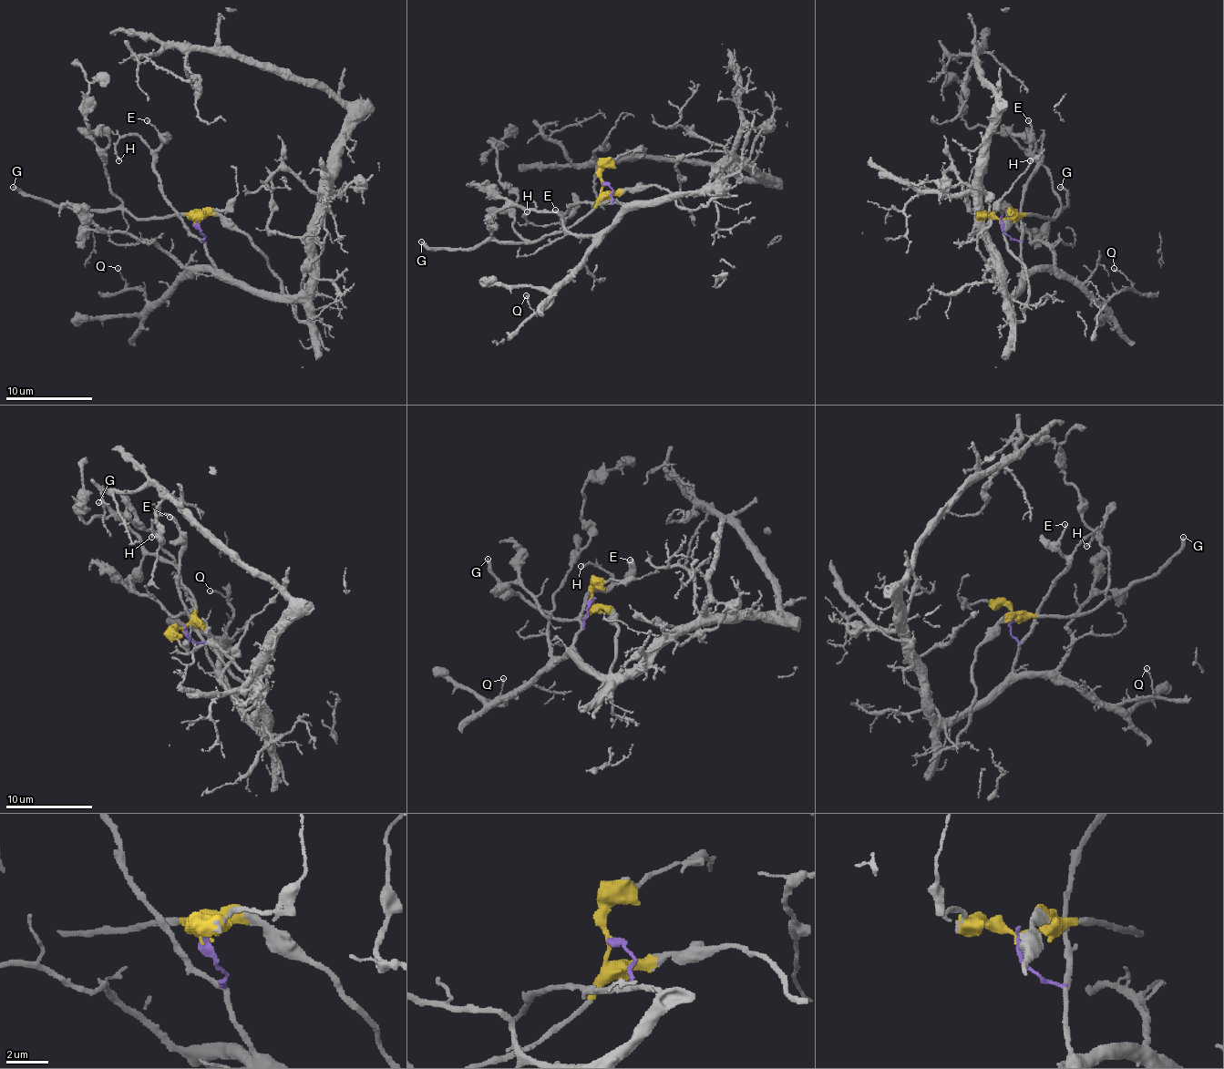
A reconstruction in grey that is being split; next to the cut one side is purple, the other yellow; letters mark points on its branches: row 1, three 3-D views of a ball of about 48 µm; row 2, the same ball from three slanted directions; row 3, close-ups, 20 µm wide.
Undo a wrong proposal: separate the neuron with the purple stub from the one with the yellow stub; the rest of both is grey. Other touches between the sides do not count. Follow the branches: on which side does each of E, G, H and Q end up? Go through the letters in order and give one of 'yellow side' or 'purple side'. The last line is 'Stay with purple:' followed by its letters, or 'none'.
E: purple side
G: yellow side
H: purple side
Q: purple side
Stay with purple: E, H, Q

